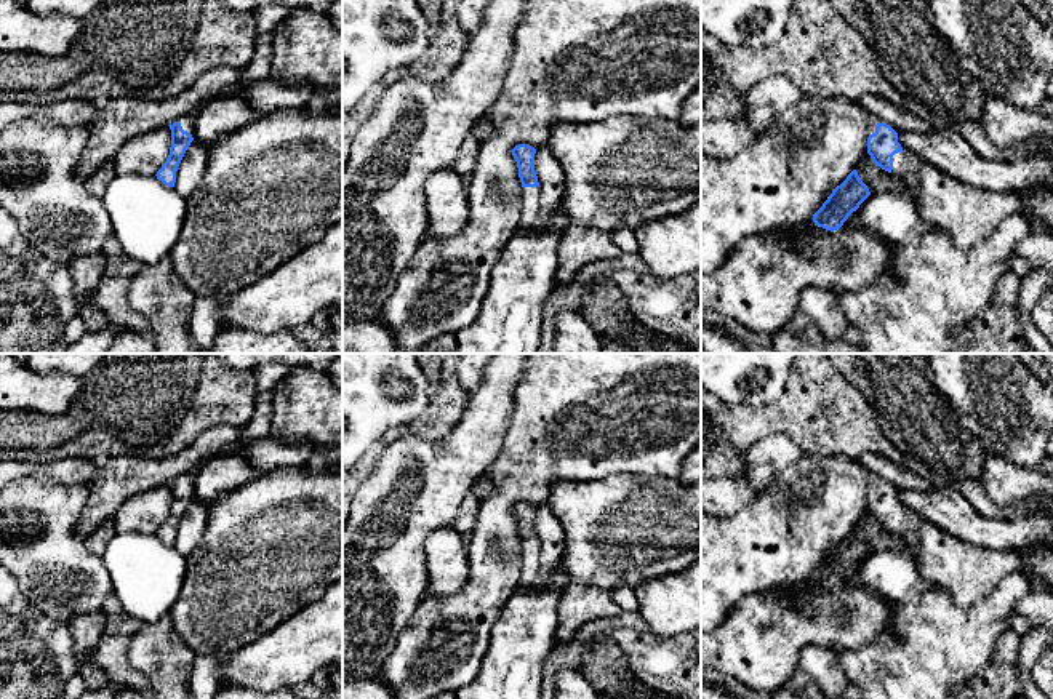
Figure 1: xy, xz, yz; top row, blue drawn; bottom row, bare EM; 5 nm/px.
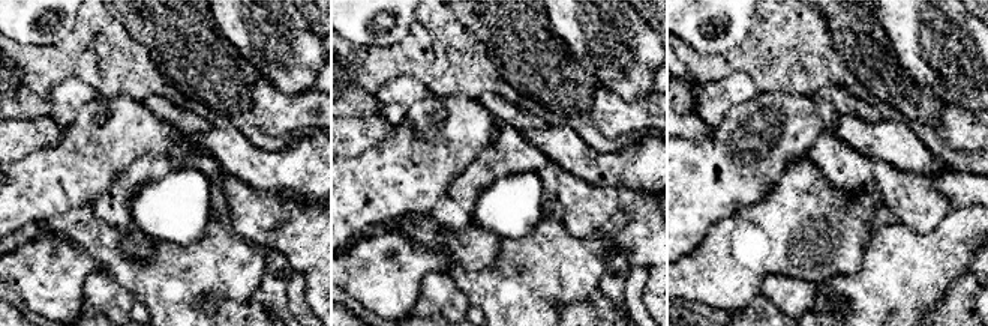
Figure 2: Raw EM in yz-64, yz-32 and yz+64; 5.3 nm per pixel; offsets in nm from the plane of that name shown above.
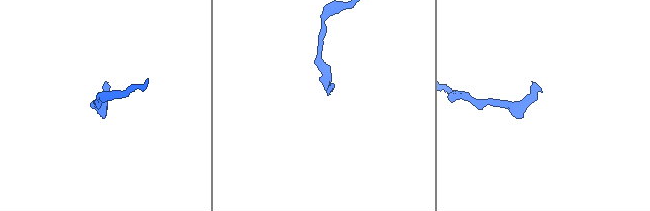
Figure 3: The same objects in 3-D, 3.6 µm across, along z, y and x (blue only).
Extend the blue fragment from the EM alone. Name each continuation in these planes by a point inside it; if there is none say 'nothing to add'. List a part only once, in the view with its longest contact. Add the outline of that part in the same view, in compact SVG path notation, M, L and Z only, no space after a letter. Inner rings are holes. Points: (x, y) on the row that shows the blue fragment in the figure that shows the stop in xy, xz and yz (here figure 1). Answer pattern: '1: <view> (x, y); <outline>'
1: yz (871, 119); M864 110L864 117L867 122L869 134L875 133L877 123L883 123L879 117L875 117L872 112Z
2: yz (904, 162); M901 150L893 155L893 176L904 176L907 173L917 173L927 166L925 162L922 162L917 155Z

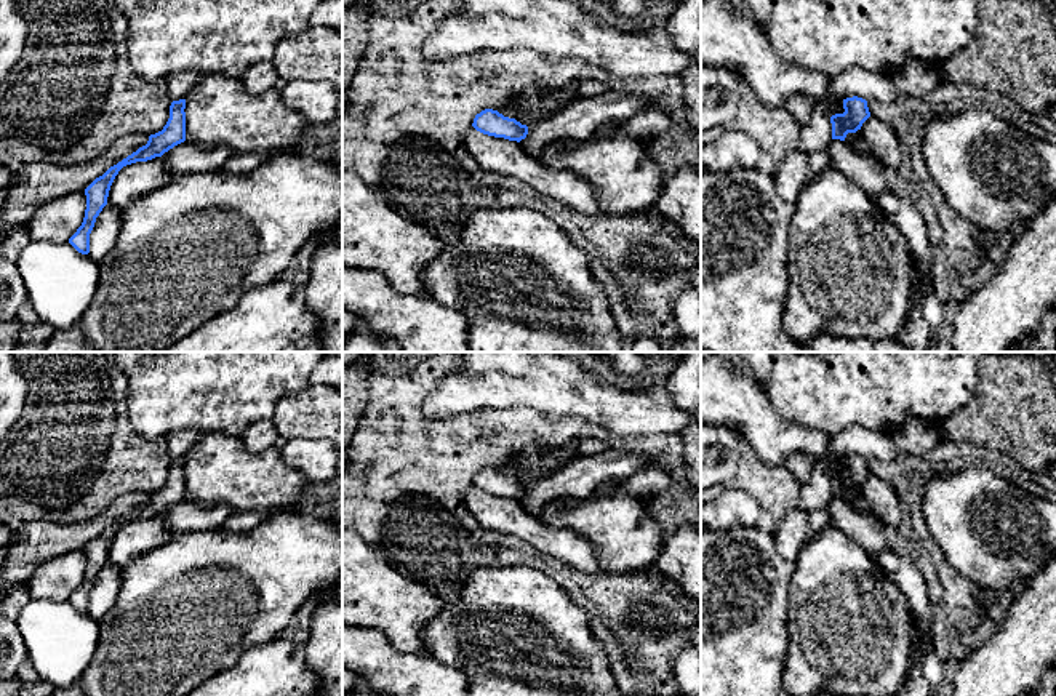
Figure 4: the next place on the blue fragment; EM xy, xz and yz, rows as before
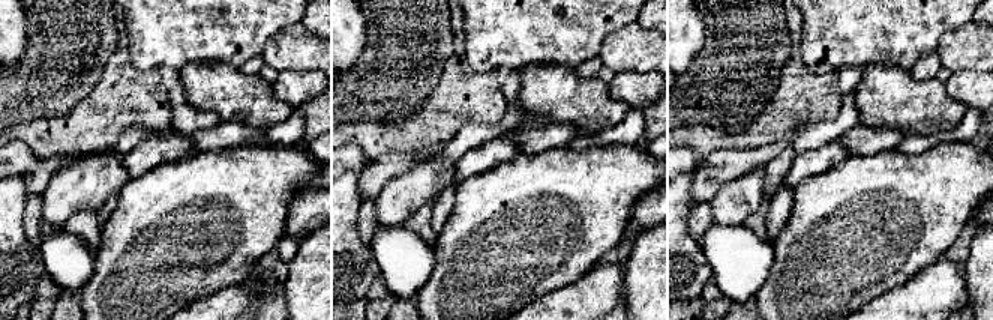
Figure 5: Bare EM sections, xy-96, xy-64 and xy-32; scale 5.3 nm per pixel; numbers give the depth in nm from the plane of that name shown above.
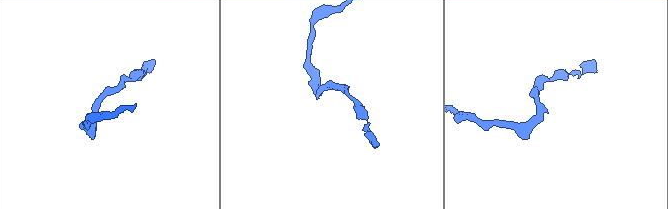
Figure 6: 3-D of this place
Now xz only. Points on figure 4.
nothing to add

